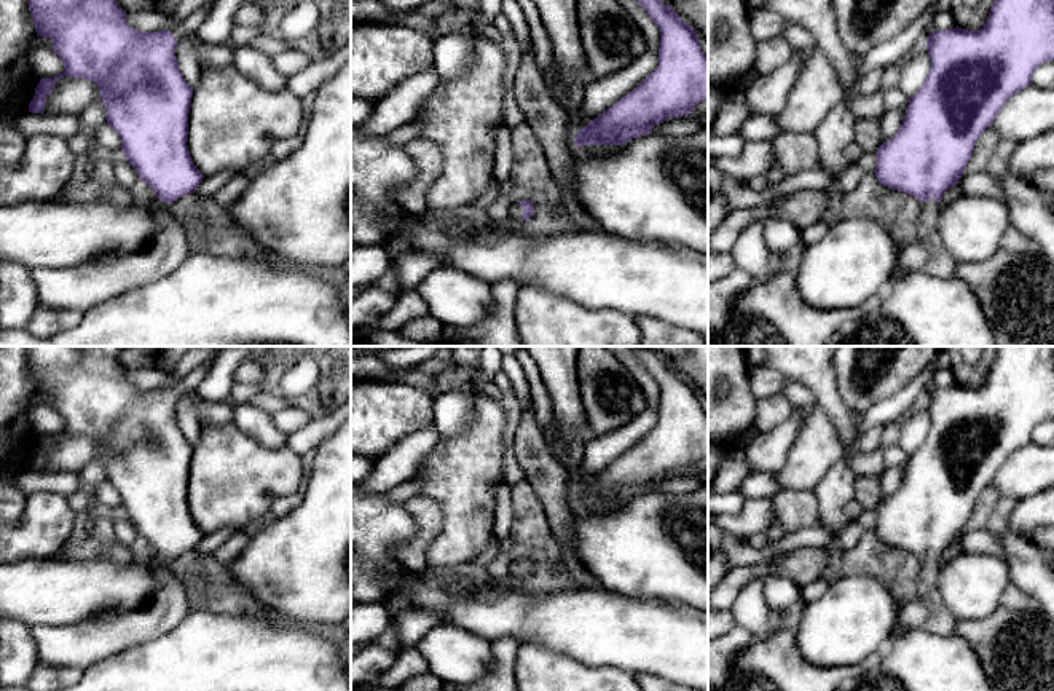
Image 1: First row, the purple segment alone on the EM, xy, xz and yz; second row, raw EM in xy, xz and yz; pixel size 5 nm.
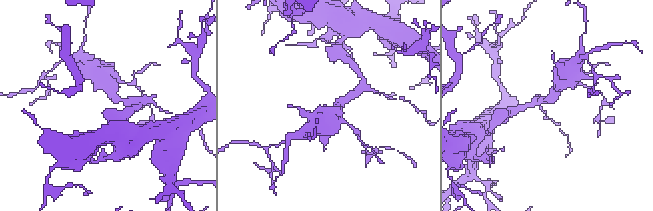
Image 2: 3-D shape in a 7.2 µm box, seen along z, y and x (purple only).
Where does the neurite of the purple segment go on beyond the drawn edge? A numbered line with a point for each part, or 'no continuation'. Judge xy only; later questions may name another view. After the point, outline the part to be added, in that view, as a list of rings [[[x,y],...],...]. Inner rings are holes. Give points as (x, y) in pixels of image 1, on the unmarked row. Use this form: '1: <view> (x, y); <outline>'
1: xy (80, 645); [[[158,555],[150,567],[159,581],[159,590],[147,608],[104,622],[30,627],[40,664],[86,669],[110,654],[172,630],[190,611],[185,589],[167,560]]]

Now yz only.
1: yz (939, 621); [[[928,557],[922,560],[918,573],[918,597],[926,605],[926,621],[923,627],[936,635],[957,632],[958,619],[942,603],[938,589],[939,560]]]

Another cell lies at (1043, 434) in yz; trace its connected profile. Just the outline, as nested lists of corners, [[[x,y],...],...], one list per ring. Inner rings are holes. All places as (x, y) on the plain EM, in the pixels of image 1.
[[[1054,418],[1046,420],[1035,428],[1032,442],[1041,447],[1054,445]]]

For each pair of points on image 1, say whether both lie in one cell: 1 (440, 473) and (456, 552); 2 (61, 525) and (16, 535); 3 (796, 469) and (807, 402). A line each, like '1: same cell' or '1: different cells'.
1: same cell
2: same cell
3: same cell

